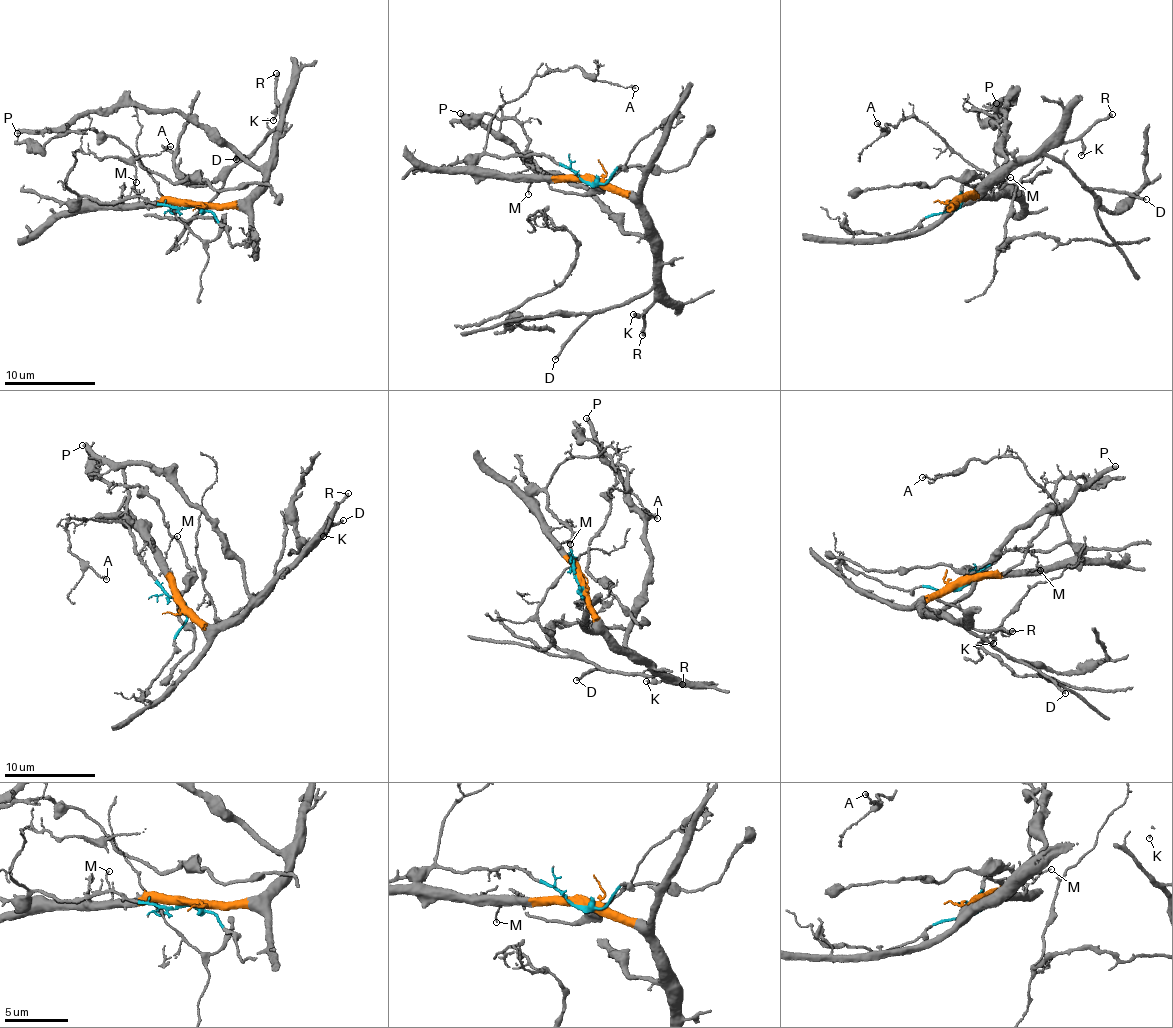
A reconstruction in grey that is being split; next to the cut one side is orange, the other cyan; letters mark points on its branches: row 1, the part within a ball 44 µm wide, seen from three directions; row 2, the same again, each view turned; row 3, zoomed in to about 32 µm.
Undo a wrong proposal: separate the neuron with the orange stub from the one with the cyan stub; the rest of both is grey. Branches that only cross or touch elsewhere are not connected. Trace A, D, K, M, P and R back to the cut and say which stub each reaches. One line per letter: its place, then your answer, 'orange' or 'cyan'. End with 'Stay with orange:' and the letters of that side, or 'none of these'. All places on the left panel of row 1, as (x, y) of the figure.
A: at (170, 146); cyan
D: at (236, 159); orange
K: at (273, 120); orange
M: at (136, 182); orange
P: at (17, 133); orange
R: at (276, 73); orange
Stay with orange: D, K, M, P, R

